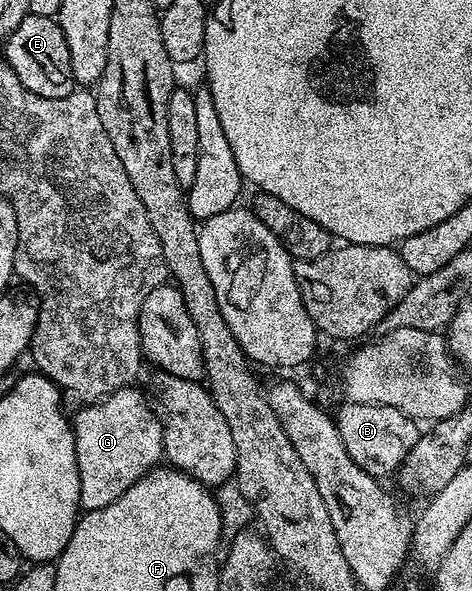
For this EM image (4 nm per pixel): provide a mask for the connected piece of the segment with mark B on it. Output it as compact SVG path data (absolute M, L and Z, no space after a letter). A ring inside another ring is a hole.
M345 401L344 407L334 414L336 428L346 444L346 452L350 452L350 460L358 464L368 475L377 480L384 480L387 474L401 469L406 456L414 448L420 438L421 427L413 419L408 418L398 408L389 406L371 406Z

